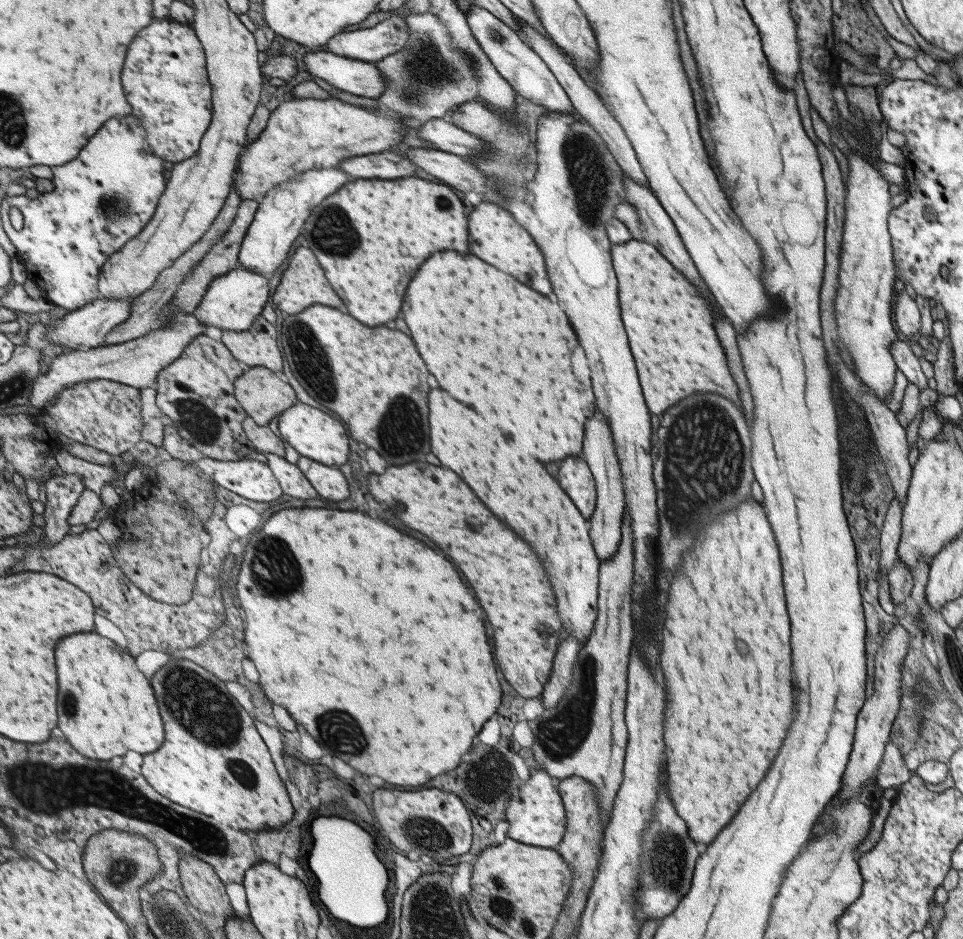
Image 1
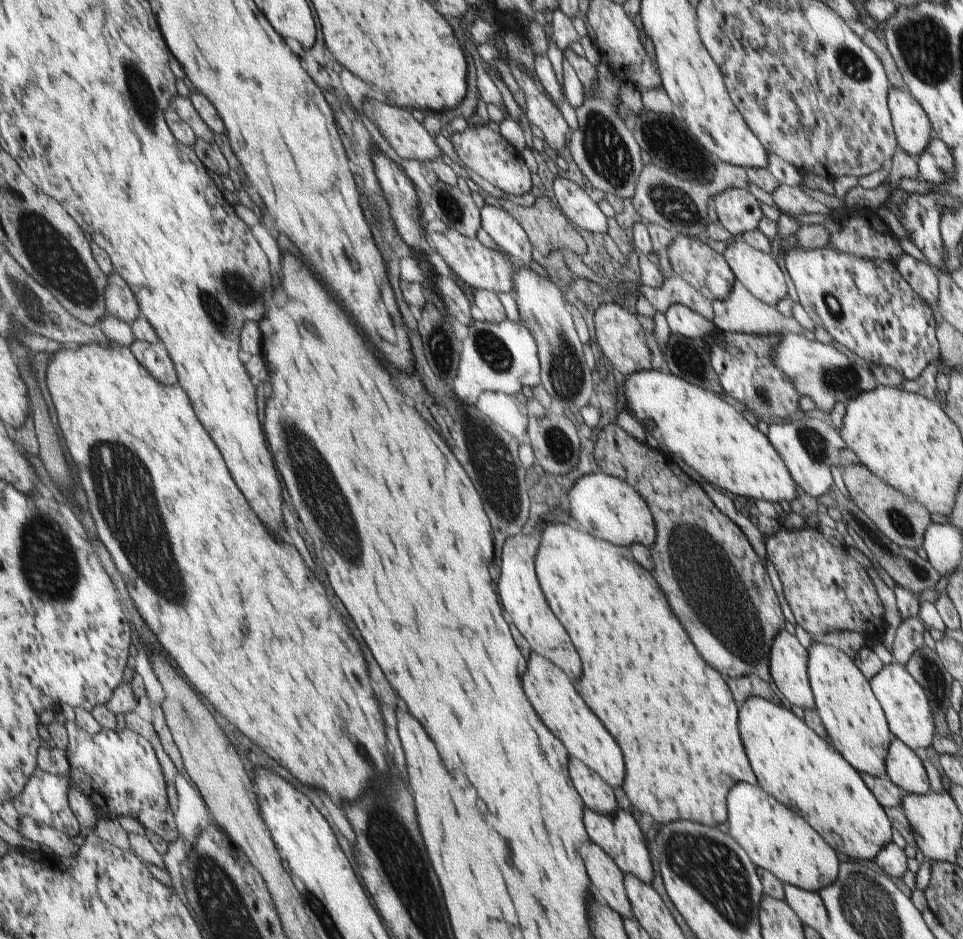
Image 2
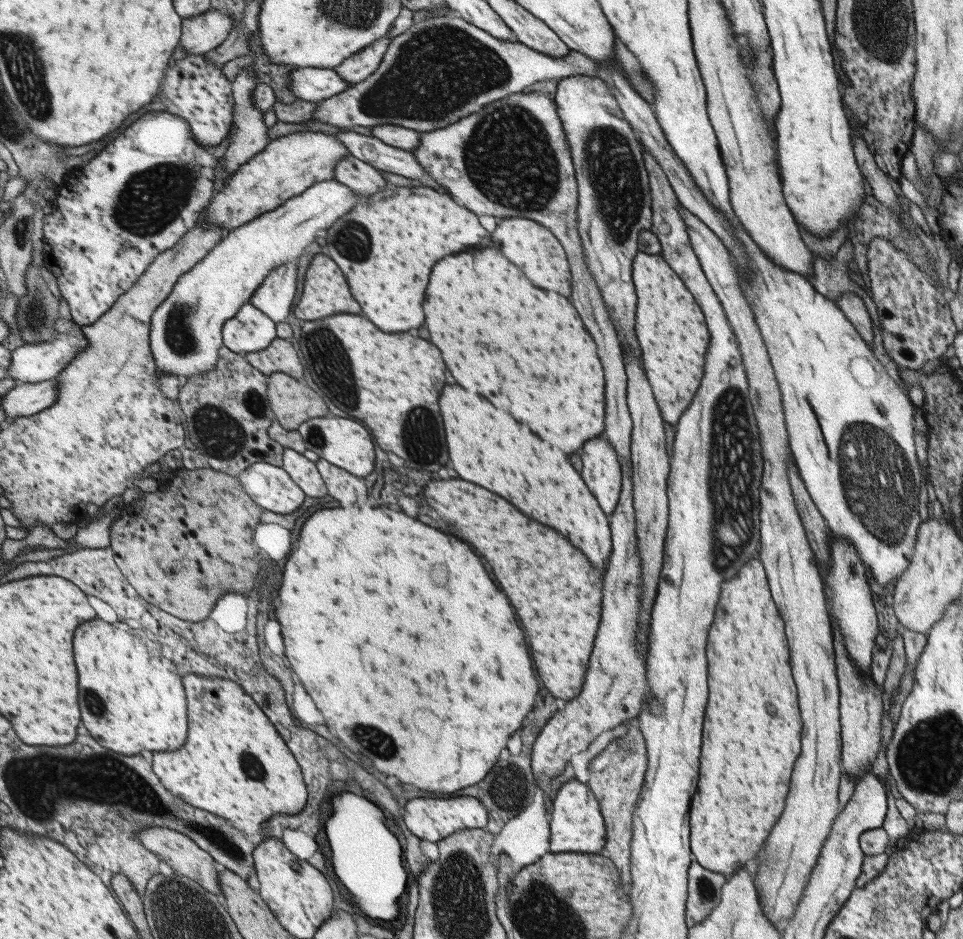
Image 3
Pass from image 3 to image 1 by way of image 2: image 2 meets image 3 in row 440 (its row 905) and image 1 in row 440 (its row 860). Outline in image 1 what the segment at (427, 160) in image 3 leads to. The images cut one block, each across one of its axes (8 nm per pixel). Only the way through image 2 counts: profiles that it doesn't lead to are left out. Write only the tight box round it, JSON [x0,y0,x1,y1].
[583,410,623,561]

